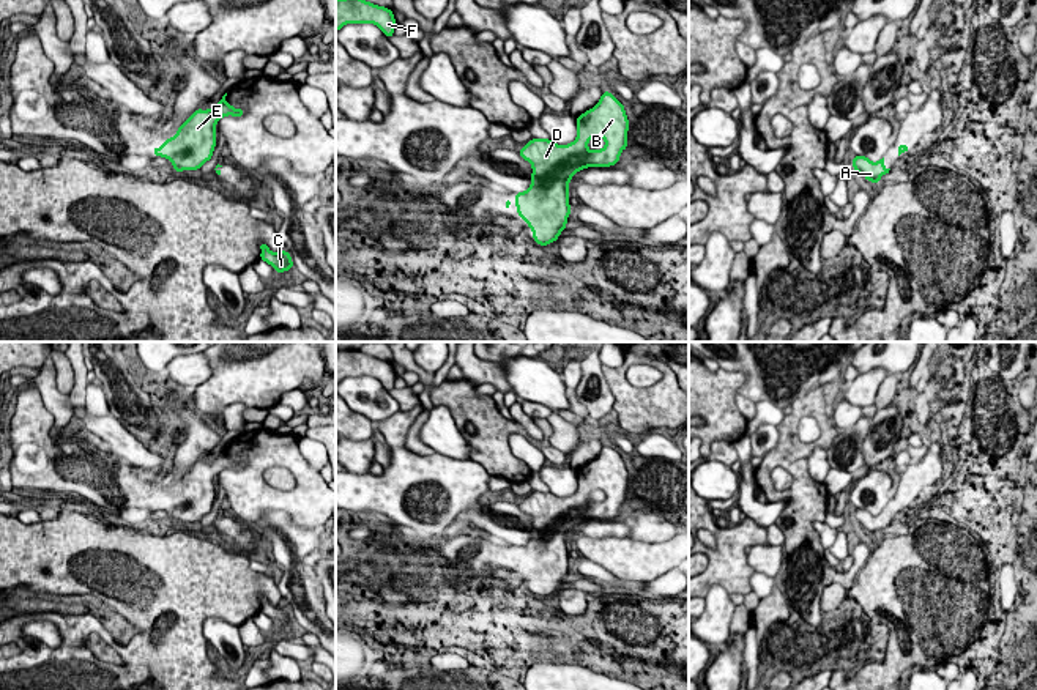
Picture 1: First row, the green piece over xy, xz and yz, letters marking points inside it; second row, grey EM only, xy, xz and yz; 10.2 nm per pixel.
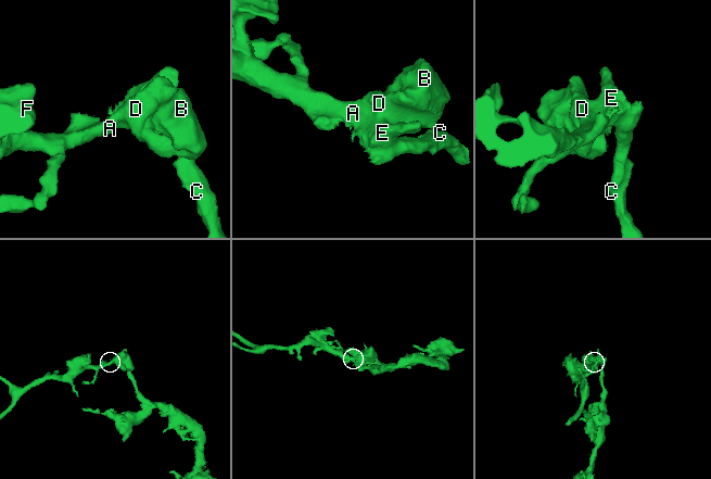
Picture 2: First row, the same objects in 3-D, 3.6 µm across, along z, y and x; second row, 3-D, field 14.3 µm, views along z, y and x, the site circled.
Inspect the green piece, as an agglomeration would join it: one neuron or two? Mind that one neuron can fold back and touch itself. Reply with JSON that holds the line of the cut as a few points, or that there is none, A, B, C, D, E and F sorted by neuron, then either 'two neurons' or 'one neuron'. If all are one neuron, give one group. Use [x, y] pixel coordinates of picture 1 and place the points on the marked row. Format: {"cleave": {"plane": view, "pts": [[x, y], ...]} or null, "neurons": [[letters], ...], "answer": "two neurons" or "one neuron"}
{"cleave": null, "neurons": [["A", "B", "C", "D", "E", "F"]], "answer": "one neuron"}

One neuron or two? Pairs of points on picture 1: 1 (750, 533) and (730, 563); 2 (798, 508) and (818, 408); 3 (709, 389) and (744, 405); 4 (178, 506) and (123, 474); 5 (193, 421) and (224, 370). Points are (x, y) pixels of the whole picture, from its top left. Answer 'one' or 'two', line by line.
1: one
2: one
3: two
4: one
5: two

